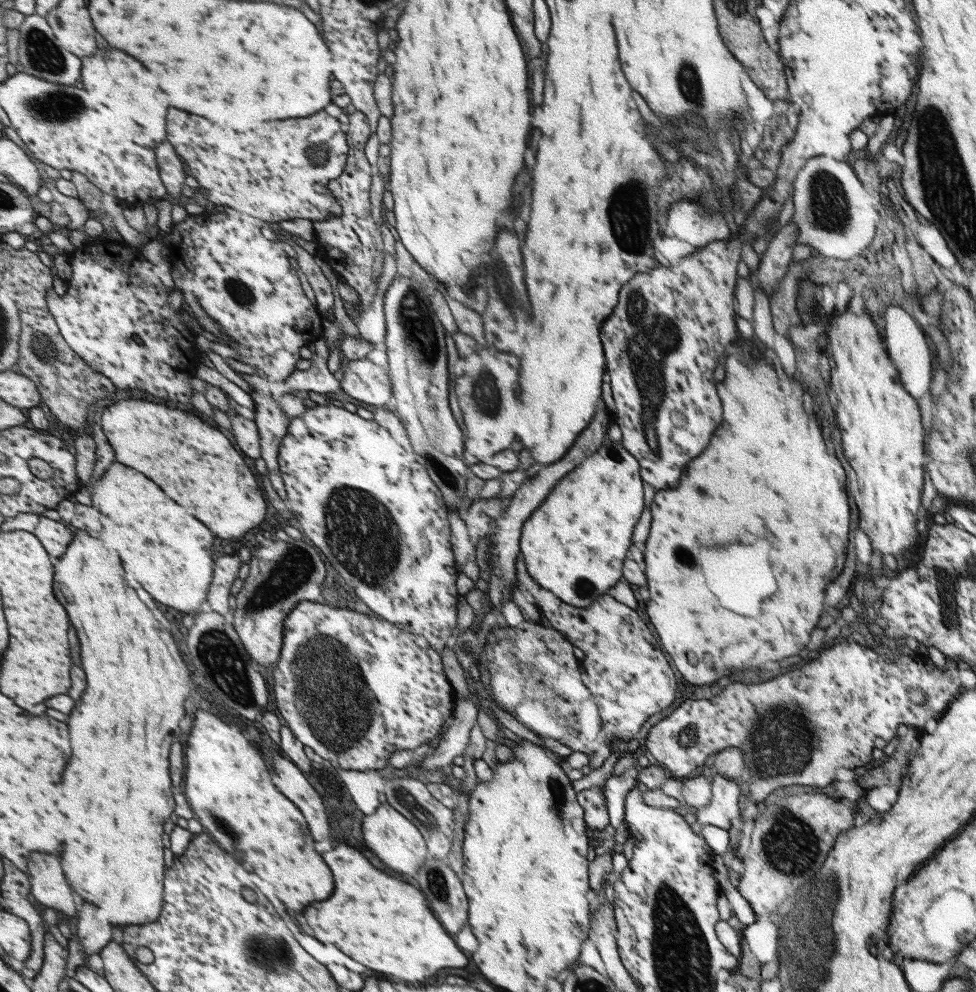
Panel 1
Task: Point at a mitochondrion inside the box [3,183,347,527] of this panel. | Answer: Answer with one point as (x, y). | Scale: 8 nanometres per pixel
(44, 348)

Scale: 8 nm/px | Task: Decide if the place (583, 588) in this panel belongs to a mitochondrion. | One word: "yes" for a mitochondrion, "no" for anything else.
yes

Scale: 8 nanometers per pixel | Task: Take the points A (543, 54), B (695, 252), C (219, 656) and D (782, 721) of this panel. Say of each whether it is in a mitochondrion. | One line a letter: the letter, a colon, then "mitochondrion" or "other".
A: other
B: other
C: mitochondrion
D: mitochondrion

